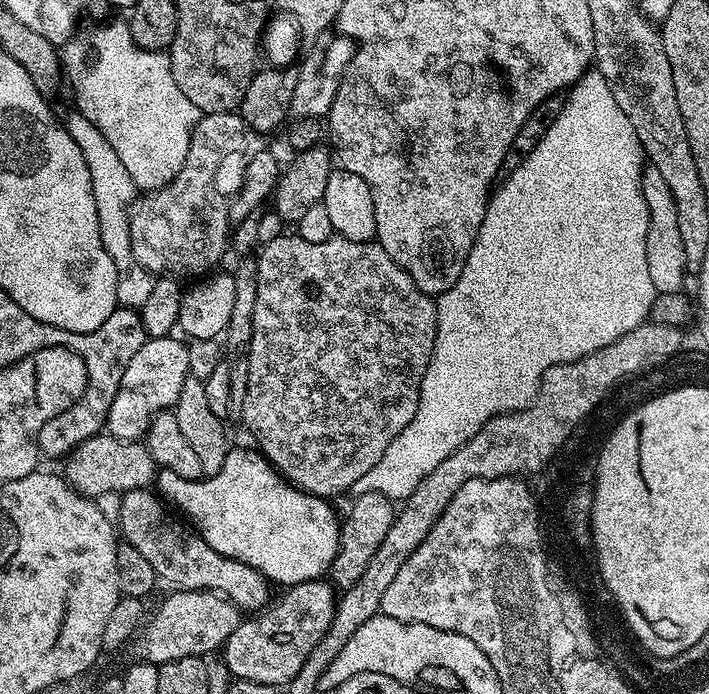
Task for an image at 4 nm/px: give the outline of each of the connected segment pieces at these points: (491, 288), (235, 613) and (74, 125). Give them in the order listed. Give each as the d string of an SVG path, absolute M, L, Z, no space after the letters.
M589 70L581 74L576 83L567 89L563 102L558 118L554 118L546 134L542 134L542 142L538 142L538 146L534 146L534 150L521 159L520 165L514 171L503 177L504 185L501 188L499 185L491 193L482 226L474 238L474 246L470 246L470 254L458 282L454 282L454 286L450 286L450 290L443 292L436 300L436 341L428 369L422 378L418 410L414 418L410 418L408 425L400 431L398 438L394 438L394 442L386 446L386 454L382 454L378 466L374 466L367 474L362 474L358 482L354 482L350 489L353 497L377 492L393 502L407 500L410 494L414 494L418 482L422 482L422 478L430 474L430 470L446 462L450 454L454 454L467 440L474 438L474 434L478 434L480 427L490 422L490 418L528 407L539 389L542 374L550 370L552 364L572 364L594 350L602 350L602 346L610 346L610 342L622 338L622 334L634 330L649 319L651 303L654 302L657 292L650 280L646 260L648 210L647 202L643 198L642 184L646 167L644 149L640 147L634 126L630 126L630 118L622 114L622 106L618 106L614 94L610 94L610 86L606 86L606 78L602 78L600 72Z
M172 590L169 593L157 608L152 621L150 618L143 625L135 641L136 652L140 655L137 657L143 663L159 666L178 658L207 657L207 652L212 652L215 648L216 651L223 649L226 638L230 638L230 634L234 634L234 630L240 625L240 609L235 608L225 596L219 596L217 592Z
M69 111L66 127L70 138L78 142L78 150L82 150L82 158L86 158L86 166L90 170L90 186L94 190L94 206L98 210L98 226L102 234L102 246L110 258L114 258L114 266L118 270L117 305L126 308L140 309L150 298L150 290L154 290L156 280L153 273L146 271L134 258L130 242L130 213L132 205L138 199L138 189L134 178L130 178L126 166L122 166L114 146L102 138L102 130L90 122L81 112Z

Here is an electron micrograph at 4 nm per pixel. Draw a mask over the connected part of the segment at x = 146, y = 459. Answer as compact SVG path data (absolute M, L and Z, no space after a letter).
M107 434L92 436L82 442L74 451L68 453L63 464L62 475L68 485L80 495L89 498L111 492L123 494L139 488L152 488L158 475L158 466L147 443L119 440Z

